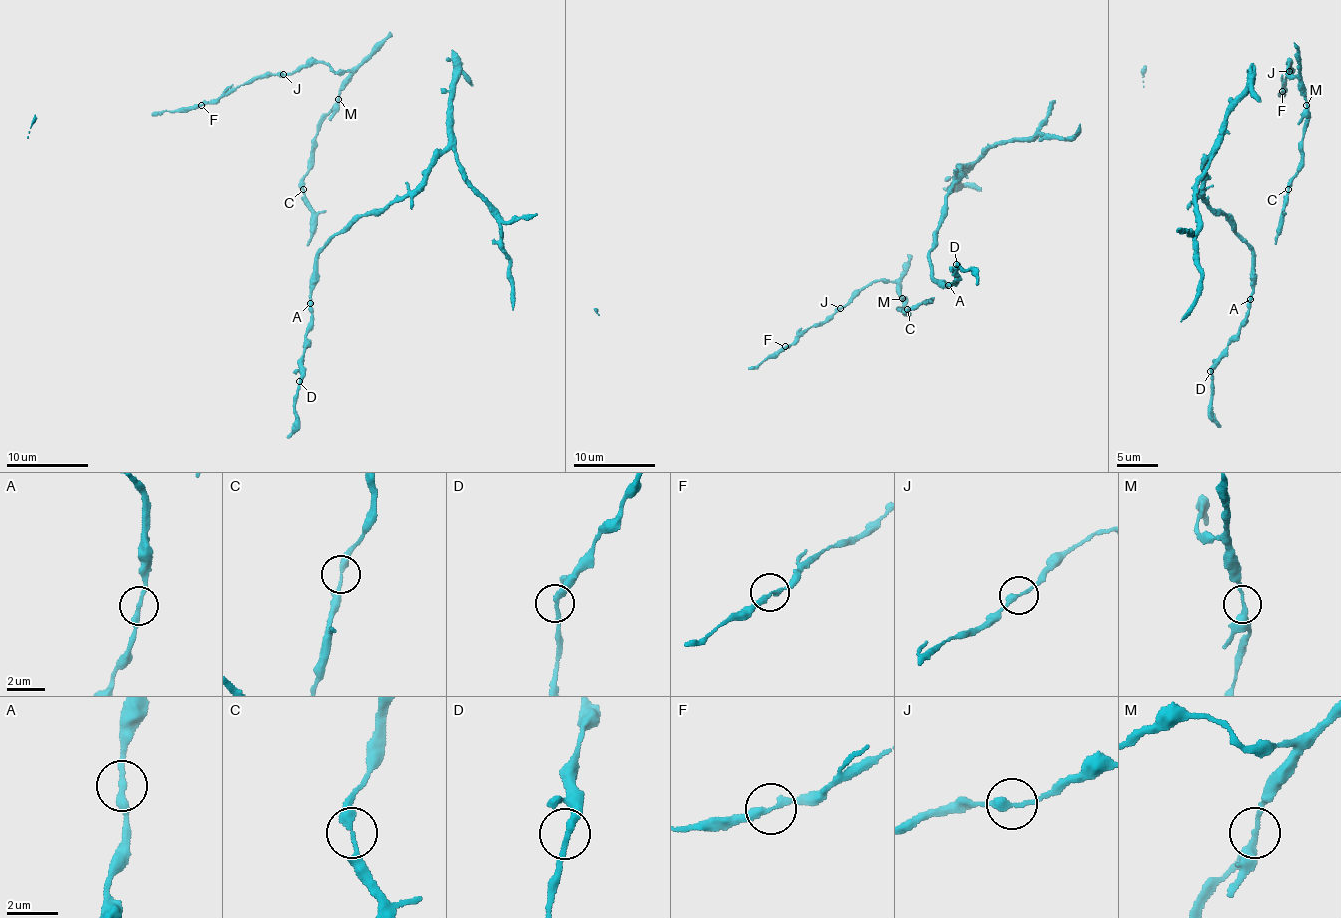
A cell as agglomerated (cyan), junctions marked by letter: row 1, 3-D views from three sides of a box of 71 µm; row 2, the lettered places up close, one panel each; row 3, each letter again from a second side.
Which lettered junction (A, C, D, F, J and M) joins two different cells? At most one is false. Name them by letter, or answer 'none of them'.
none of them

